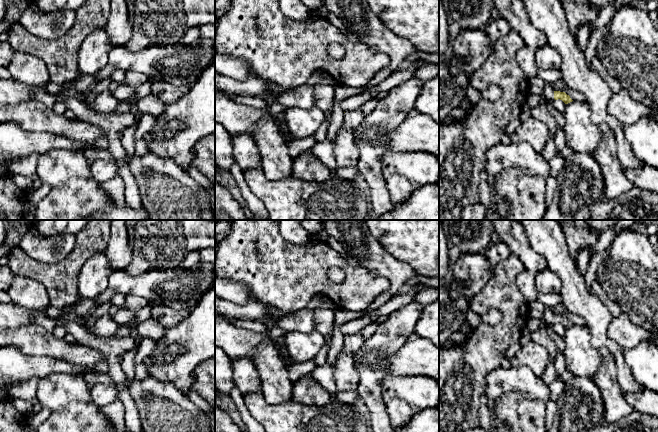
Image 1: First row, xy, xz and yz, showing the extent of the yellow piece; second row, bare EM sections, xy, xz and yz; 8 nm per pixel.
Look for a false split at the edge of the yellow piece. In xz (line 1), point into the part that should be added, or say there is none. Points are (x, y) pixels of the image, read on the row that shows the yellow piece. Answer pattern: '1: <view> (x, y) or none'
1: none

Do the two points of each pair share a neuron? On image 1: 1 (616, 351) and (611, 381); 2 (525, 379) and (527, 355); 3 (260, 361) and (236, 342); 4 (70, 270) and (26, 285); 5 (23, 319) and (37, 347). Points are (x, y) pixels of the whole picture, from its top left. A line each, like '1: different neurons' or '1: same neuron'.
1: different neurons
2: different neurons
3: different neurons
4: different neurons
5: different neurons

